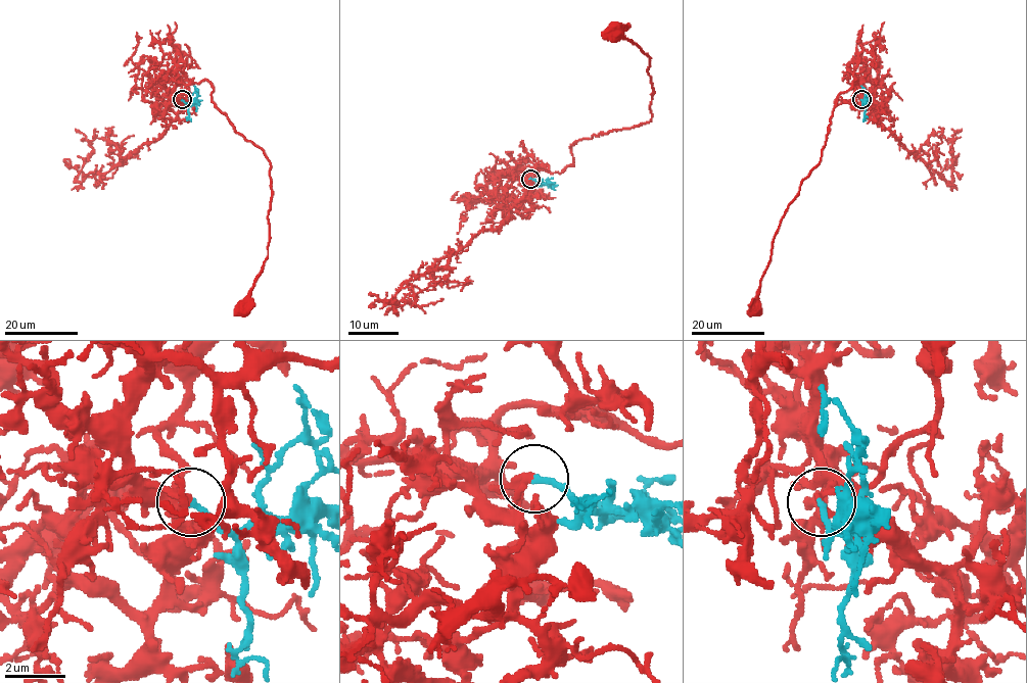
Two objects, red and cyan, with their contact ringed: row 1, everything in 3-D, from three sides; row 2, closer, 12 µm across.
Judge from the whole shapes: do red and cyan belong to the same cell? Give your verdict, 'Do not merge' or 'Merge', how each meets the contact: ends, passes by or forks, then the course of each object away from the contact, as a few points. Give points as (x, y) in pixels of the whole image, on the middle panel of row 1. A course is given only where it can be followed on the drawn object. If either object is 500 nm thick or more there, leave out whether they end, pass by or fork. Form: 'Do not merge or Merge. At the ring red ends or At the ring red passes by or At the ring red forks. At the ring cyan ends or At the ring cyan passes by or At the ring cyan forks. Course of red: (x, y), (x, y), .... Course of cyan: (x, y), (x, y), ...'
Merge. At the ring red passes by. At the ring cyan ends. Course of red: (530, 179), (519, 178), (526, 166), (564, 169), (572, 162), (572, 144), (651, 117), (650, 59), (612, 32). Course of cyan: (530, 179), (542, 185), (553, 179)

